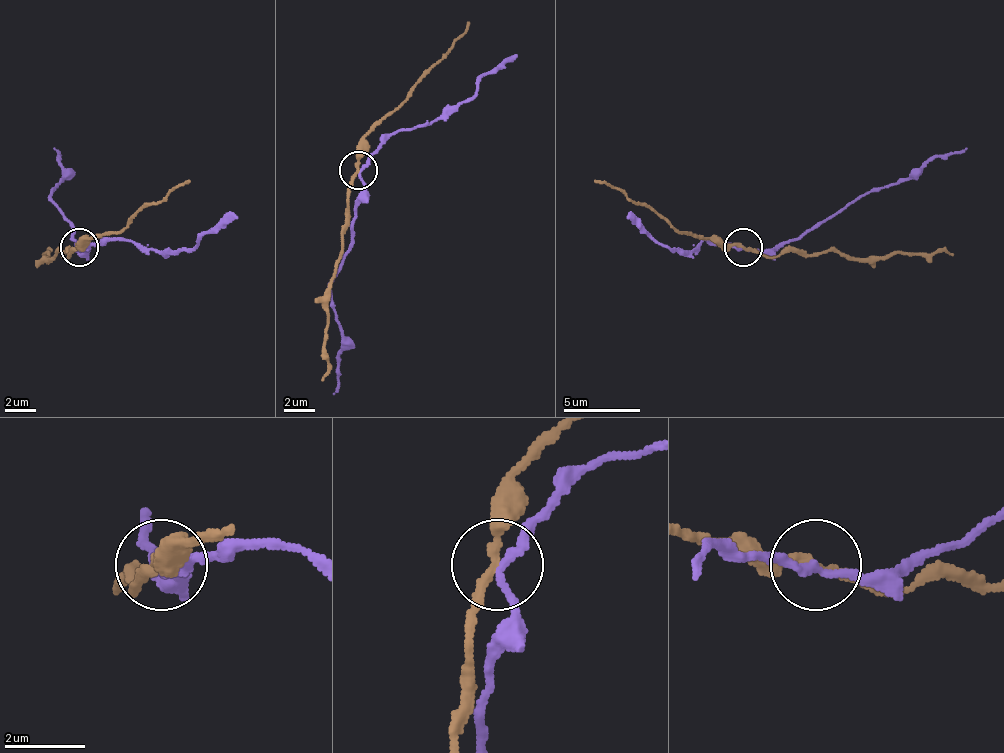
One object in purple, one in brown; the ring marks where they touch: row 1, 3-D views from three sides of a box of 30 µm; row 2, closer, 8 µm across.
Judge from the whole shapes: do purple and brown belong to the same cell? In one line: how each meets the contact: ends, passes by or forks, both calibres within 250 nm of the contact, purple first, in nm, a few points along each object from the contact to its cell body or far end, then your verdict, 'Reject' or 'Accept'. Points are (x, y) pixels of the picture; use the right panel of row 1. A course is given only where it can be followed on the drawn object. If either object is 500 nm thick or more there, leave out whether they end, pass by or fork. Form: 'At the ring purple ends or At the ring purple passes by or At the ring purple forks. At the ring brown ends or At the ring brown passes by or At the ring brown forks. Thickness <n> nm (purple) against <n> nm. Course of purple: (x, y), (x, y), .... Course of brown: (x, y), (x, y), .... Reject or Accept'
At the ring purple passes by. At the ring brown passes by. Thickness 190 nm (purple) against 220 nm. Course of purple: (744, 246), (770, 249), (778, 242), (820, 227), (858, 200), (908, 181), (935, 158), (965, 146). Course of brown: (744, 246), (770, 257), (839, 249), (851, 257), (954, 253). Reject

